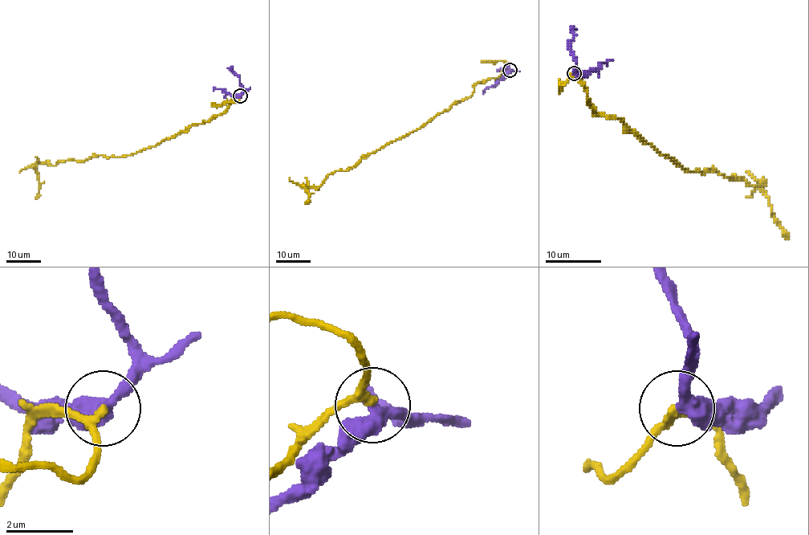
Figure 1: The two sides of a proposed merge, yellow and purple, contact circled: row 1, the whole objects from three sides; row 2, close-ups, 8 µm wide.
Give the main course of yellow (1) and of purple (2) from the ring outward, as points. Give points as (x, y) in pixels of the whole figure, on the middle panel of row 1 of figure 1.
1: (510, 70), (473, 85), (473, 94), (352, 168), (305, 188), (305, 203)
2: (510, 70), (513, 71), (509, 66), (496, 71)

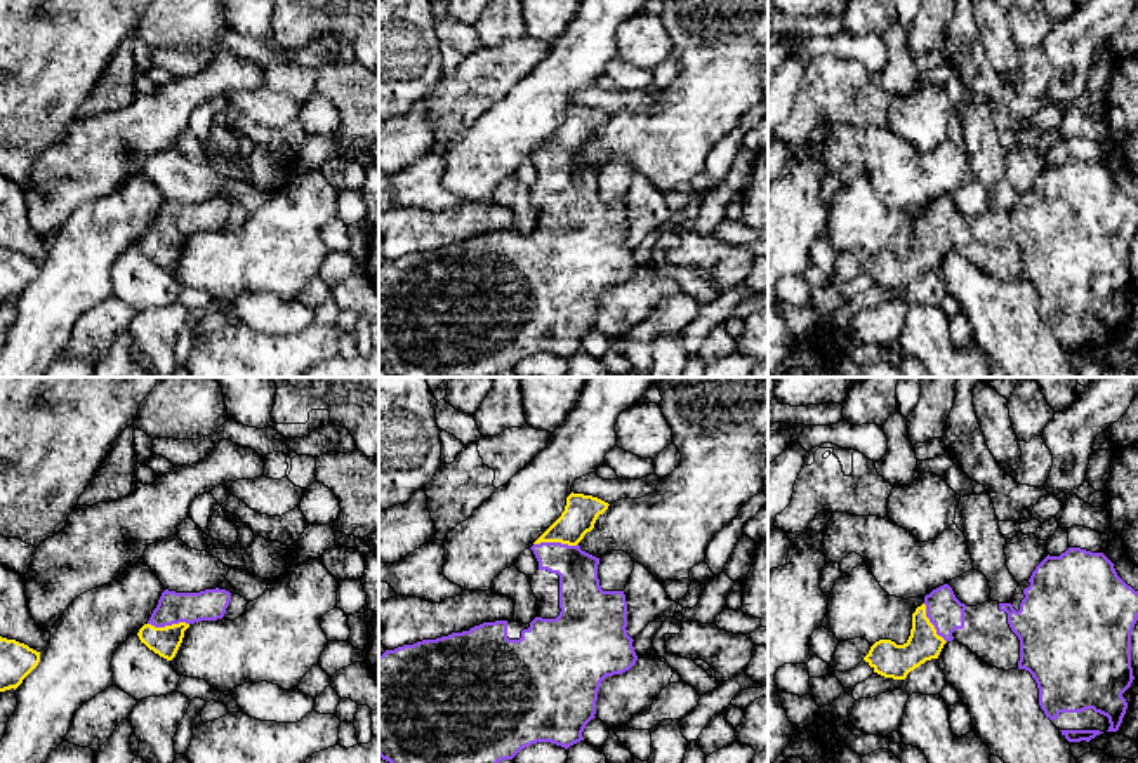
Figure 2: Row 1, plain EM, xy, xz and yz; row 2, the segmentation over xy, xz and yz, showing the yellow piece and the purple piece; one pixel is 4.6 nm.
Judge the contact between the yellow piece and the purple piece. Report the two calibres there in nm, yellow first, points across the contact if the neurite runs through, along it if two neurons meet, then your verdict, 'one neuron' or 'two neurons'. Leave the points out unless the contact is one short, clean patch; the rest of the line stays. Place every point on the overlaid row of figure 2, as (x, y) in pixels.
calibres 160 and 190 nm; way xz (581, 511), (555, 541), (577, 570), (579, 586); one neuron

